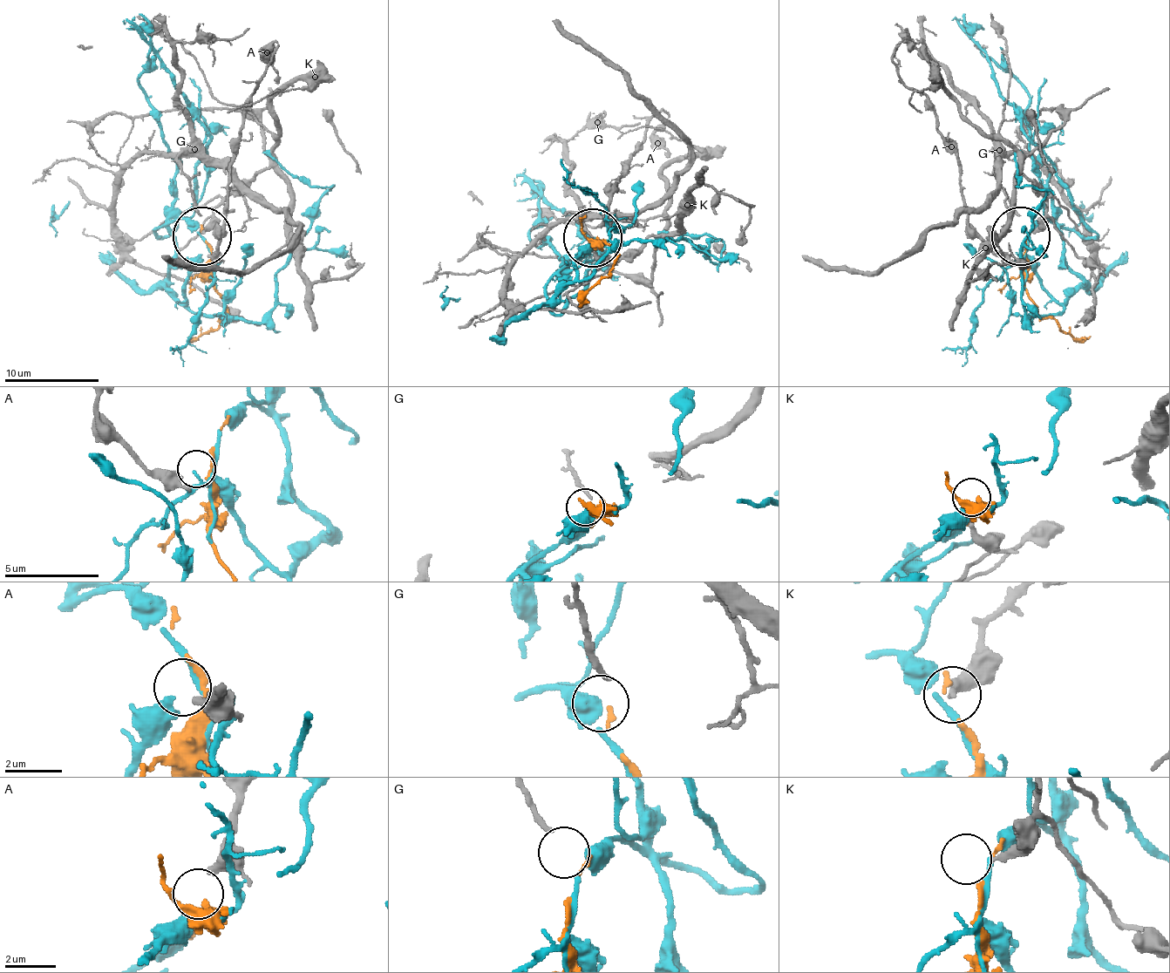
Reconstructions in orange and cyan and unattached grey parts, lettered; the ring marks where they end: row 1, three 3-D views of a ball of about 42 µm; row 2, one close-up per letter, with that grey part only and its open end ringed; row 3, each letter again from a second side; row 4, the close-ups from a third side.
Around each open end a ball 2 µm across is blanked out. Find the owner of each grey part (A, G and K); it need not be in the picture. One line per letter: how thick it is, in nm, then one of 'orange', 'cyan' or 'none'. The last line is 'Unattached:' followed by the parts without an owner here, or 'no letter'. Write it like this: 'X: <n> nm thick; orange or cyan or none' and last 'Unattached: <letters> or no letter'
A: 440 nm thick; cyan
G: 180 nm thick; none
K: 240 nm thick; none
Unattached: G, K

